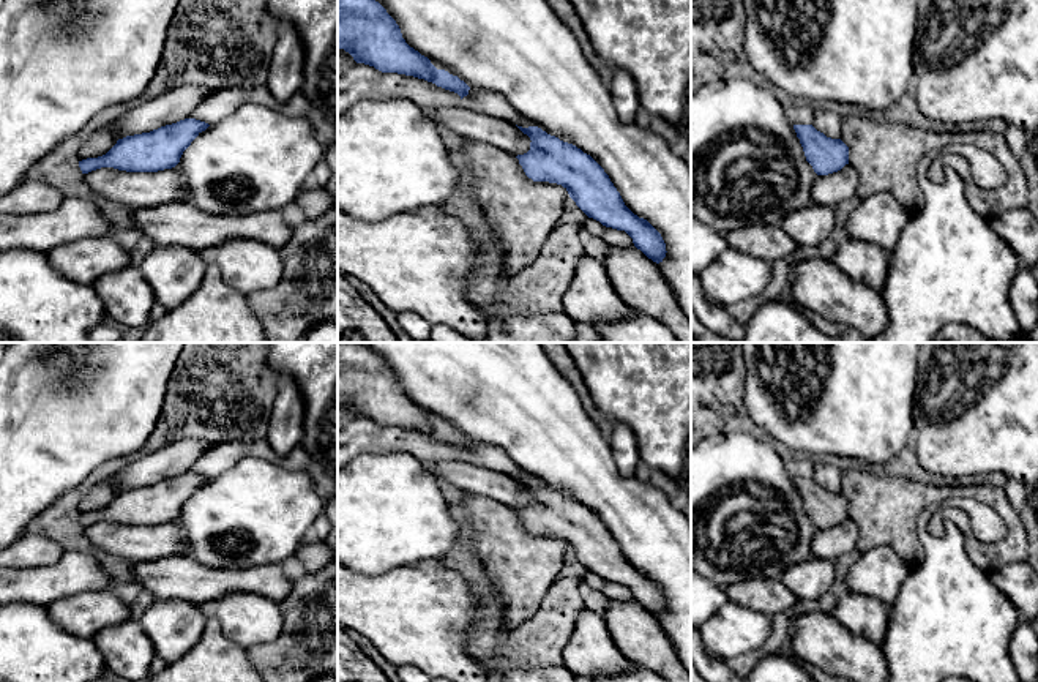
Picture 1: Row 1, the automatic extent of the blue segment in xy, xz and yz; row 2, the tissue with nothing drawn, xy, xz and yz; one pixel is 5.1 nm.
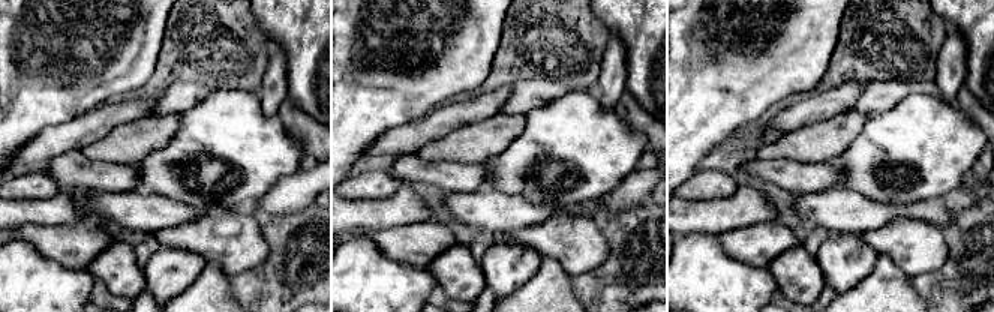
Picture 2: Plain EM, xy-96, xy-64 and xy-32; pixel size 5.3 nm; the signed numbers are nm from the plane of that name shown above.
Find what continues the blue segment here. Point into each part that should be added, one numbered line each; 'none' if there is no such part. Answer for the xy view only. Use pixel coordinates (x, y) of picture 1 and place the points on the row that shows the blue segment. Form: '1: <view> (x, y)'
none

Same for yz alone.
none

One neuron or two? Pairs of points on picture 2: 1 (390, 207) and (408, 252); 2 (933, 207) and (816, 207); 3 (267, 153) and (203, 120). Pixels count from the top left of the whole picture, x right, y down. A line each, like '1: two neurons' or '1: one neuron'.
1: two neurons
2: one neuron
3: one neuron

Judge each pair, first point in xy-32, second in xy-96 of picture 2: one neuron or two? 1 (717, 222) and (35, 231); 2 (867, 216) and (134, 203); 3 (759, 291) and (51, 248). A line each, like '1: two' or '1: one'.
1: two
2: one
3: two

